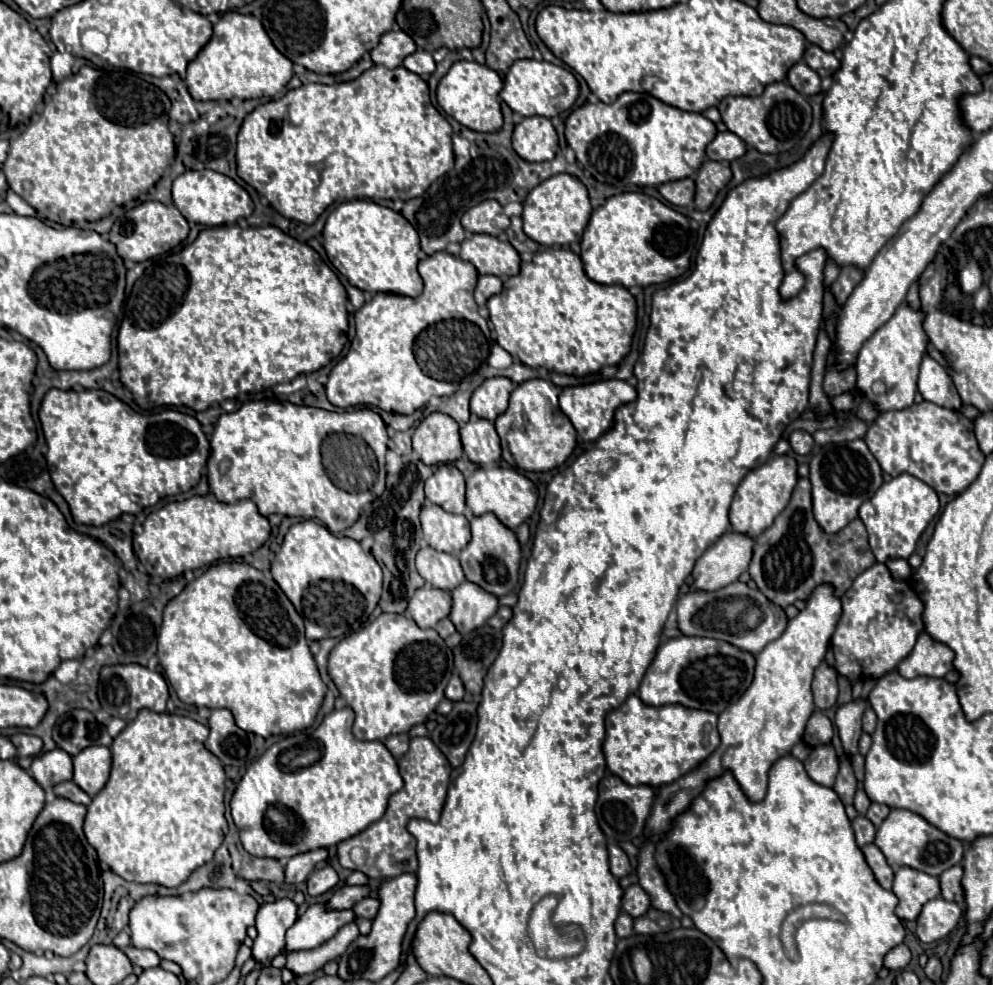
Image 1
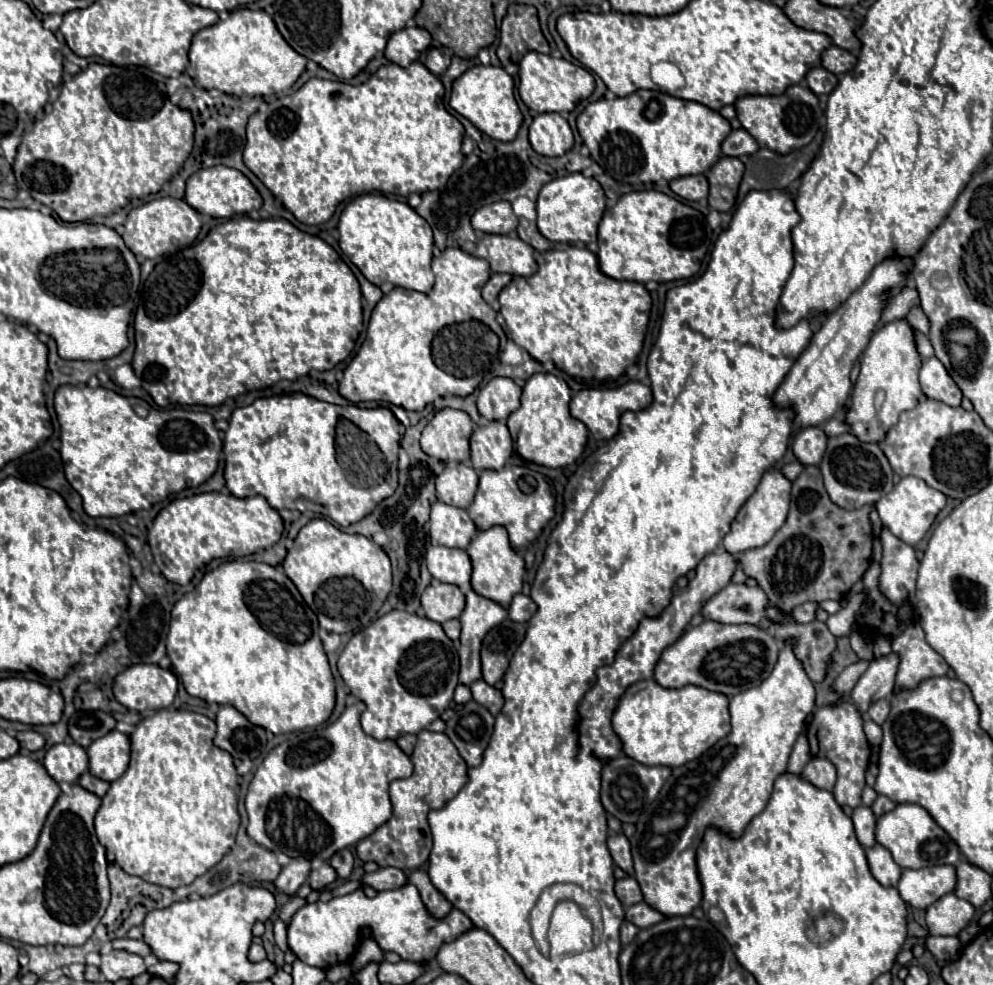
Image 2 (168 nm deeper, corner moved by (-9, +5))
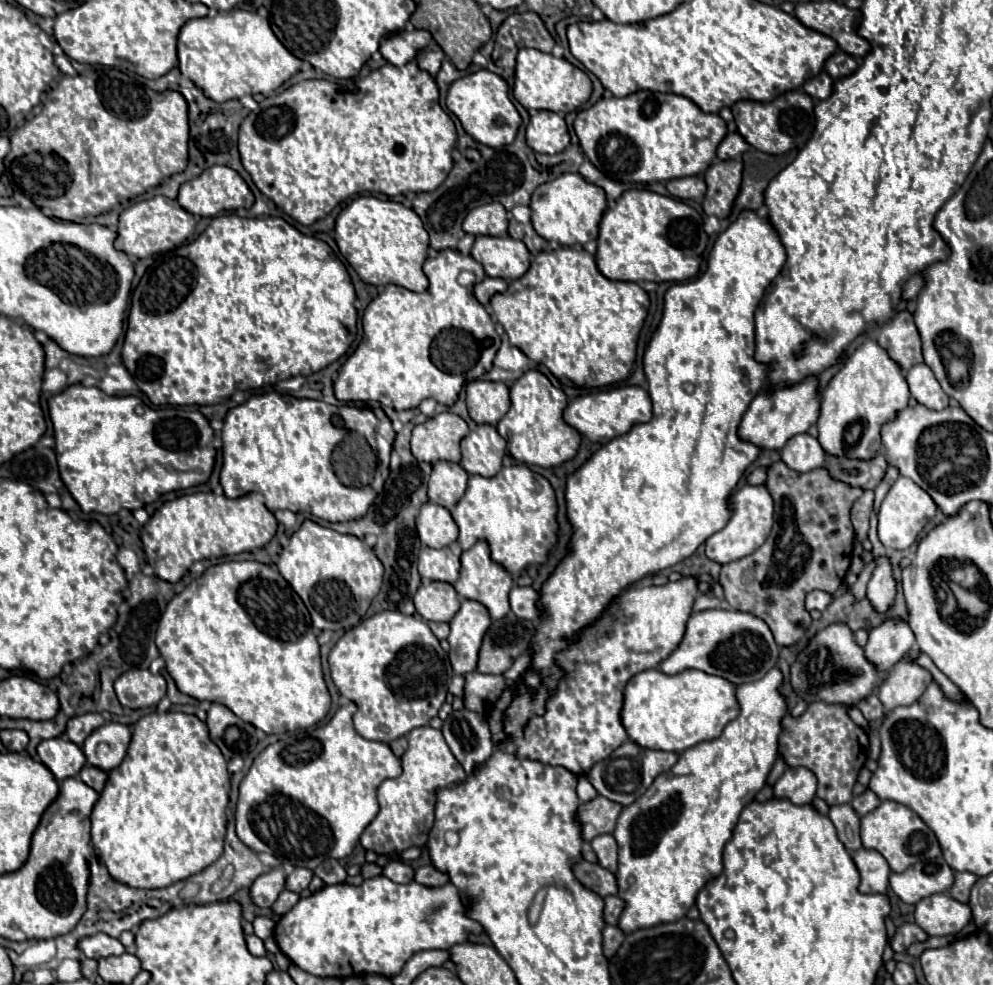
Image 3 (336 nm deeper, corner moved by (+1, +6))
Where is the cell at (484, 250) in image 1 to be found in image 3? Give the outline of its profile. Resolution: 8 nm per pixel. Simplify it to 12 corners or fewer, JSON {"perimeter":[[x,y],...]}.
{"perimeter":[[477,236],[471,256],[491,278],[513,282],[531,252],[511,236]]}

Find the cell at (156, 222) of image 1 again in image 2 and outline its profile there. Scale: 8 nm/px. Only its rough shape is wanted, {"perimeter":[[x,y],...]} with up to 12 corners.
{"perimeter":[[161,197],[127,215],[123,239],[137,257],[189,247],[201,219]]}

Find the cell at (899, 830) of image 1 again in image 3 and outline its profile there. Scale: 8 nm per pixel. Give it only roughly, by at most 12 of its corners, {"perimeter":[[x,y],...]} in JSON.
{"perimeter":[[883,800],[861,818],[863,848],[893,872],[941,856],[911,808]]}

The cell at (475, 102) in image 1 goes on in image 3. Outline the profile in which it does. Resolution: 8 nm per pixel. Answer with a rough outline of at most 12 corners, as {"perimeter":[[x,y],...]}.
{"perimeter":[[489,70],[455,80],[445,104],[473,140],[513,142],[521,116]]}

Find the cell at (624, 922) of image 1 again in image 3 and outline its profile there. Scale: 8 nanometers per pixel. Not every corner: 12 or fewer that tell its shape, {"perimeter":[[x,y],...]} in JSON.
{"perimeter":[[617,926],[603,930],[603,954],[611,960],[625,934]]}

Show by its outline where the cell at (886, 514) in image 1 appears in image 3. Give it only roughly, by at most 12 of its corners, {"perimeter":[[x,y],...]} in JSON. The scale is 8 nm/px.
{"perimeter":[[899,476],[881,502],[877,536],[905,550],[937,504]]}

